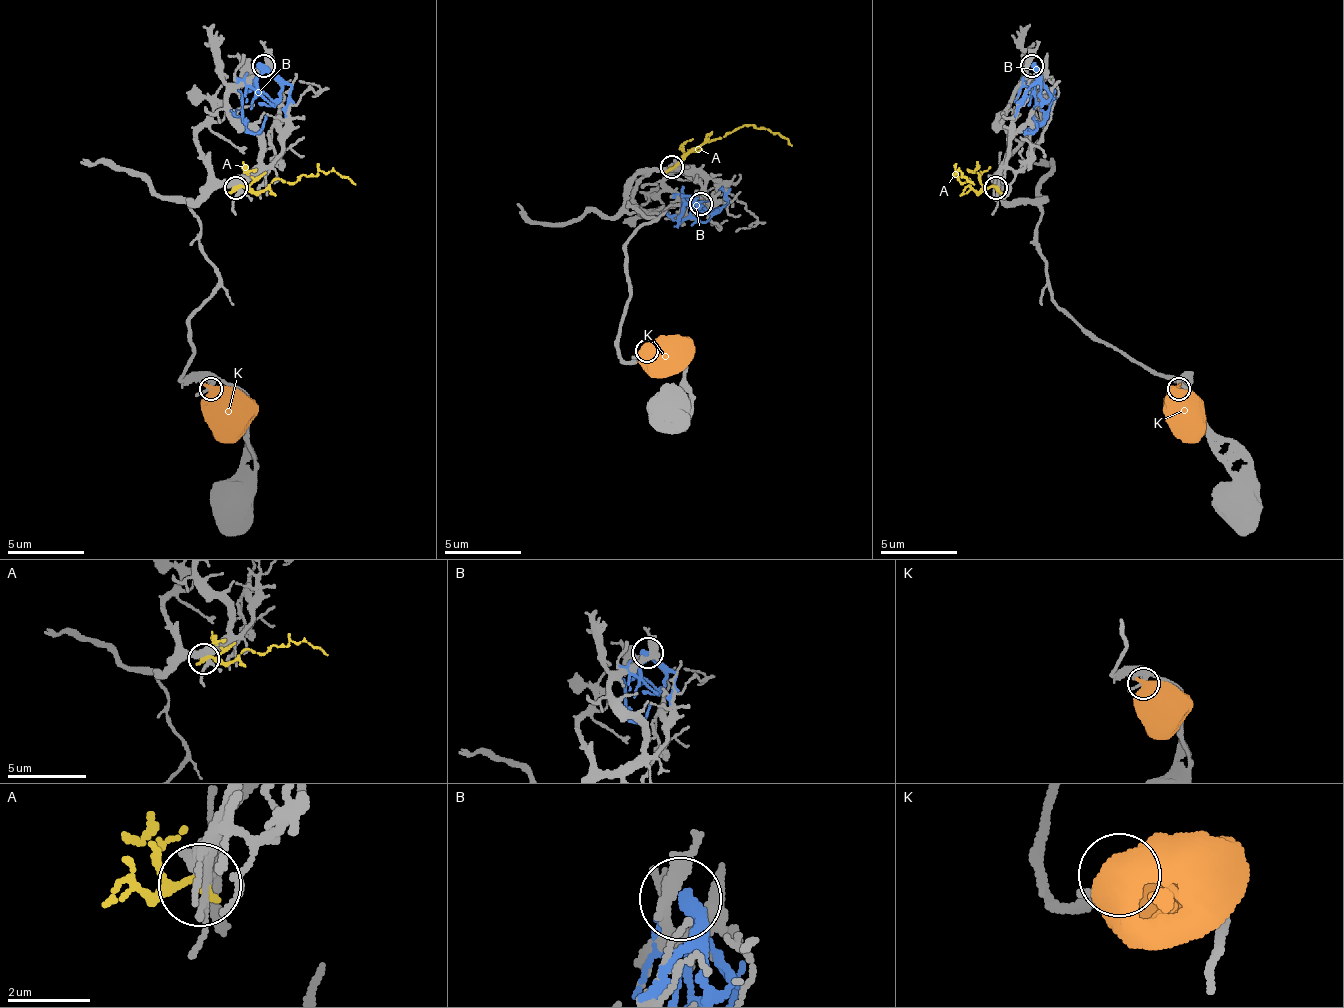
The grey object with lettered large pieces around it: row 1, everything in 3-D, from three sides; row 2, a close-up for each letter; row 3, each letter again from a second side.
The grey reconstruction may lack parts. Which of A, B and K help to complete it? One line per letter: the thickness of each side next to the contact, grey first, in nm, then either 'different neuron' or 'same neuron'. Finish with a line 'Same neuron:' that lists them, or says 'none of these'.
A: 360/260 nm | different neuron
B: 380/260 nm | different neuron
K: 240/850 nm | different neuron
Same neuron: none of these

